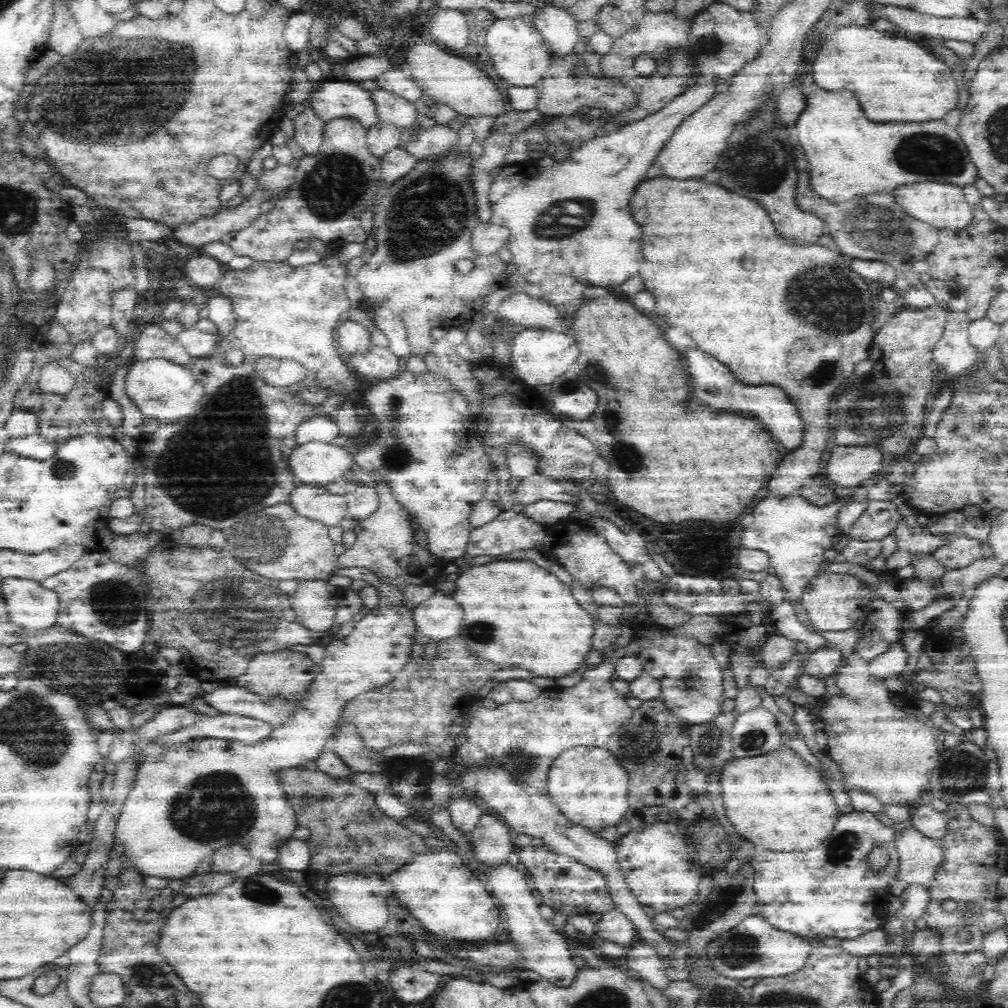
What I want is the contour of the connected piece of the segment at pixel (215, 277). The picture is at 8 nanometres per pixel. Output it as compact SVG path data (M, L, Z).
M204 254L197 258L191 258L184 266L184 273L190 283L199 289L210 289L217 287L220 280L224 278L224 270L222 264L213 257L208 257Z

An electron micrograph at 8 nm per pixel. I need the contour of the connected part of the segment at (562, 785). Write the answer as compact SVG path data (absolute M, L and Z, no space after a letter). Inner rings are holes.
M574 747L562 752L548 770L554 804L571 822L590 830L620 823L626 814L628 775L604 748Z

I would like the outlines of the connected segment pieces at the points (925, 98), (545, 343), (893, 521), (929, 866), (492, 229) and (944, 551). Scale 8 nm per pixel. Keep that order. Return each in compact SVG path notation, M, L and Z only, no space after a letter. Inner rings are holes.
M843 26L833 32L820 47L813 60L815 86L826 90L850 90L860 100L864 114L876 122L908 122L940 120L958 104L958 82L950 66L938 60L932 49L922 48L903 36L886 36L885 32L862 26Z
M525 329L511 338L511 366L516 380L528 386L550 386L562 380L564 372L576 366L578 346L572 334L556 332L548 329Z
M868 500L866 510L852 522L847 536L852 540L882 539L894 532L898 519L893 501Z
M906 824L896 829L894 844L899 856L896 878L928 886L943 859L941 839L930 838Z
M480 221L473 228L473 248L483 256L498 253L502 248L505 248L508 240L510 240L510 232L508 227L502 224Z
M961 534L956 537L956 540L952 540L950 544L942 546L933 553L936 555L936 559L946 567L947 571L966 568L976 562L978 557L990 557L987 542L980 546L977 542Z

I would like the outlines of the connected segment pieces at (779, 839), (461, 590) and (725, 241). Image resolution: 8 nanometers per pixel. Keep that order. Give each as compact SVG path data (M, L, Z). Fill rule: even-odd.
M787 746L760 756L747 756L727 760L720 769L720 788L726 818L744 840L752 842L757 849L776 852L805 851L819 845L836 822L836 804L832 794L824 786L814 766L806 764Z
M504 559L459 570L449 596L464 612L460 638L475 656L492 660L495 664L518 664L520 669L556 679L576 672L591 652L590 632L594 623L574 602L568 588L564 588L554 574L544 572L532 561Z
M660 175L642 180L636 186L631 195L630 208L644 228L644 262L640 266L640 276L656 298L656 314L670 326L684 328L702 352L718 358L718 362L722 362L742 384L778 384L794 400L794 404L798 404L806 420L806 444L786 456L766 484L766 490L776 497L786 498L796 494L800 488L819 477L814 474L818 472L820 452L826 445L826 402L840 382L830 382L828 392L806 392L804 384L794 380L788 372L786 354L794 340L812 336L816 330L836 334L836 340L842 344L842 360L848 362L844 376L850 376L852 368L860 362L858 358L867 358L872 342L870 338L874 338L874 334L868 336L868 326L874 320L872 312L877 312L876 306L881 302L872 302L868 284L850 270L850 258L834 254L818 244L802 248L798 242L778 231L760 202L732 192L726 186L696 178L678 180ZM854 342L860 342L860 356L856 360Z

